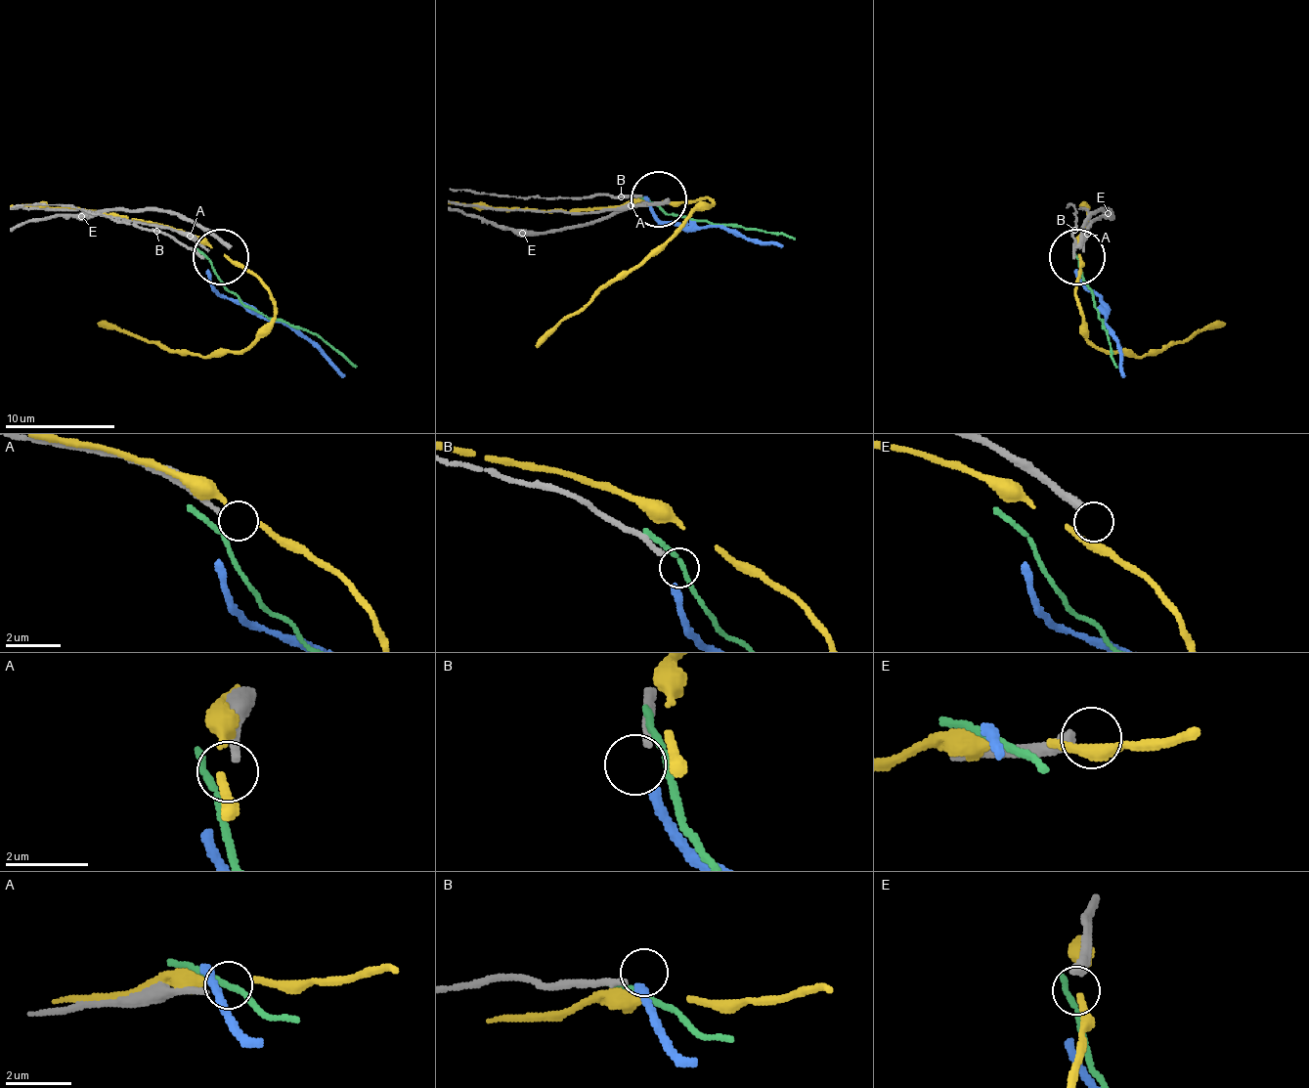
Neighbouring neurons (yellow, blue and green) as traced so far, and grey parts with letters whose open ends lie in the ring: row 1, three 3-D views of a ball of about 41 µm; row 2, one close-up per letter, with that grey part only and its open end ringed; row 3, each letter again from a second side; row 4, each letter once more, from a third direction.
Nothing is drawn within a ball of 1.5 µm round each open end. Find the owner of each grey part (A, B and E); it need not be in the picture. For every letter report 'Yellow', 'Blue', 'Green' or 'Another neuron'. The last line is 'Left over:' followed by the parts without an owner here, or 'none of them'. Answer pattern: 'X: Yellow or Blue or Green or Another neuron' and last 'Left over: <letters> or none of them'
A: Another neuron
B: Another neuron
E: Another neuron
Left over: A, B, E

